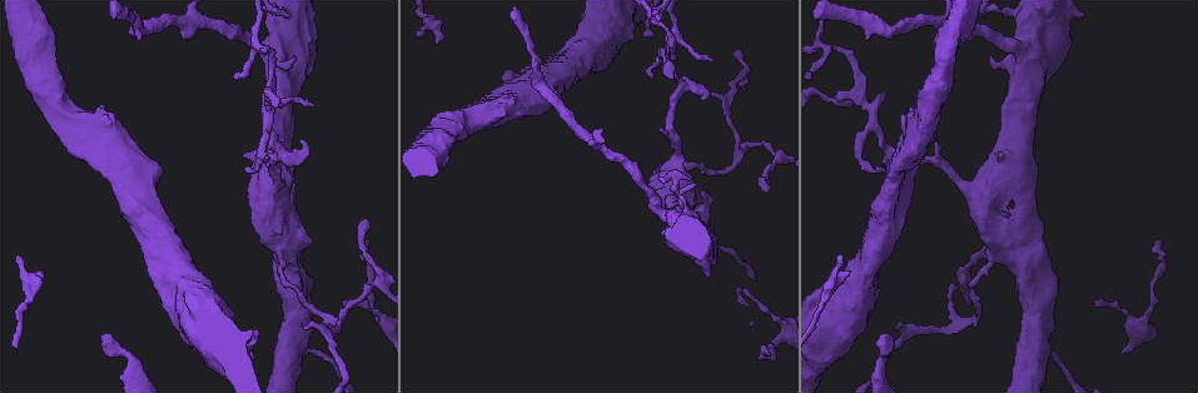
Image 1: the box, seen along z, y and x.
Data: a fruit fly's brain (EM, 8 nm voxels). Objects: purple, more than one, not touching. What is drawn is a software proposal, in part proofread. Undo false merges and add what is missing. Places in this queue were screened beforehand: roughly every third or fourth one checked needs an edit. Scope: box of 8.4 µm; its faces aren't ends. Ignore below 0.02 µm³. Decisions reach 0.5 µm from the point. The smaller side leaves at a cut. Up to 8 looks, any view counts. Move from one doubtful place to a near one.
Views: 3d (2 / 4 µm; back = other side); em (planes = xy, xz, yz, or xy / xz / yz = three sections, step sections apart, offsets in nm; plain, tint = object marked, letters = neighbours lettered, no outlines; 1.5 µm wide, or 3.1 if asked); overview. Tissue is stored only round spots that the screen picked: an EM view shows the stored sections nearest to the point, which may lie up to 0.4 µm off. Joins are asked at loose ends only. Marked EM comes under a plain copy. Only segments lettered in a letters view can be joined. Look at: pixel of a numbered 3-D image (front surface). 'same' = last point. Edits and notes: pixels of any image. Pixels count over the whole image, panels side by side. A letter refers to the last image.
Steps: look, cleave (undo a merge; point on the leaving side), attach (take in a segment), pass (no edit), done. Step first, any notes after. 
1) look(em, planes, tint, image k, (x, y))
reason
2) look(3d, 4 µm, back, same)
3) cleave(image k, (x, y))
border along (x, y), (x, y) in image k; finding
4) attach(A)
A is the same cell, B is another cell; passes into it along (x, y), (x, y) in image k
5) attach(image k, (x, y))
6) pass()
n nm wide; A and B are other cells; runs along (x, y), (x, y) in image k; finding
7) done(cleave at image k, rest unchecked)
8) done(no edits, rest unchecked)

look(em, yz, step 8, tint, image 1, (501, 79))
end of a long branch

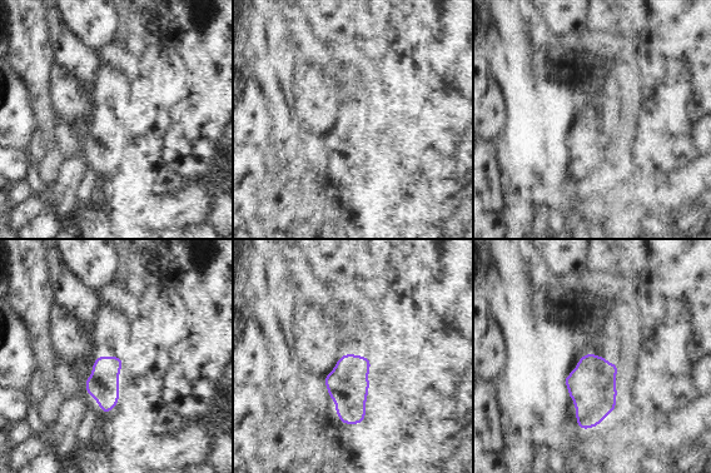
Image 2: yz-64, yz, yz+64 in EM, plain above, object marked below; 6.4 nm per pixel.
look(em, xy, step 8, letters, same)
another direction

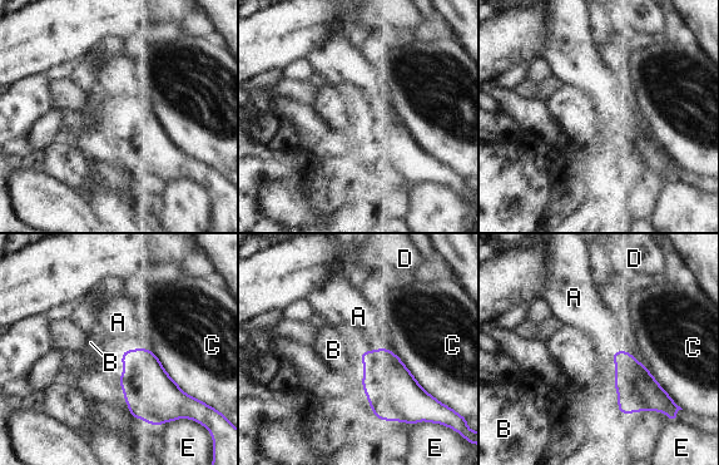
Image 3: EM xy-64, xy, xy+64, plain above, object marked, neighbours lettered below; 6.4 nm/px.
attach(A)
C touches over 500 nm; A is the same cell, B, C, D and E are other cells; passes into it along (388, 385), (376, 349), (358, 316) in image 3; the cell continues

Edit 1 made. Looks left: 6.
look(3d, 2 µm, image 1, (693, 185))
an open end

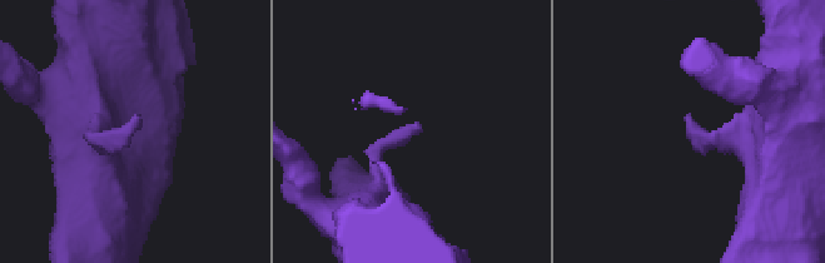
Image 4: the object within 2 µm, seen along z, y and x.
look(em, planes, letters, image 4, (418, 129))
now the EM

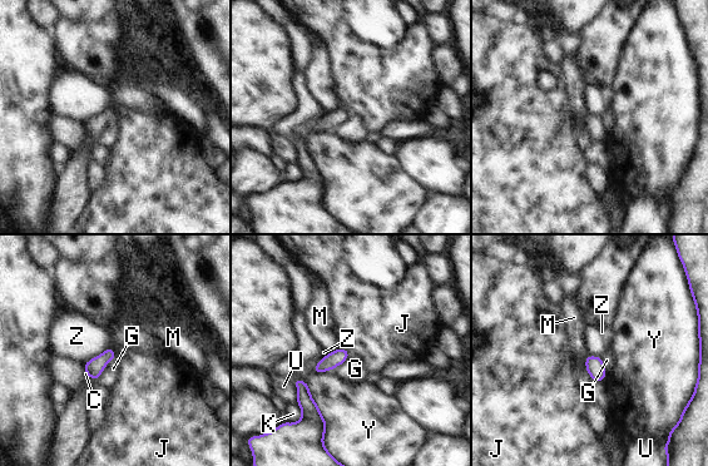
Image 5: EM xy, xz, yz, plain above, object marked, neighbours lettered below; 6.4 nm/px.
pass()
C, G, J, K, M, U, Y and Z are other cells; border along (115, 351), (113, 360) in image 5; none of them fits

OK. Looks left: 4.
look(em, yz, step 4, tint, image 1, (769, 355))
free end

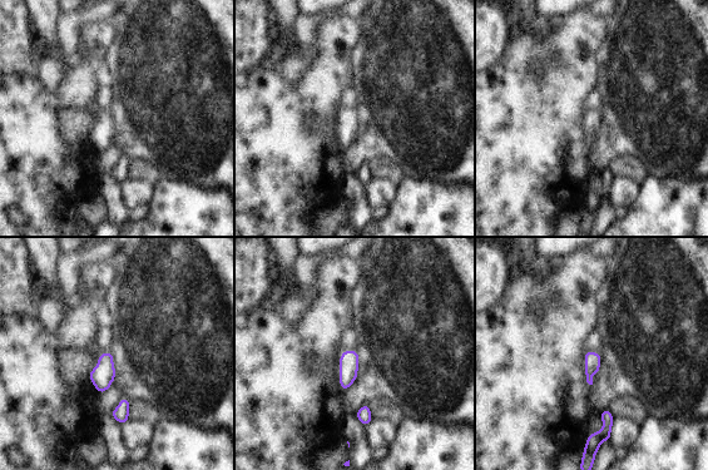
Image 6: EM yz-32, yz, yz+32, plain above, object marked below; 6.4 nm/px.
look(em, planes, tint, same)
cut it another way

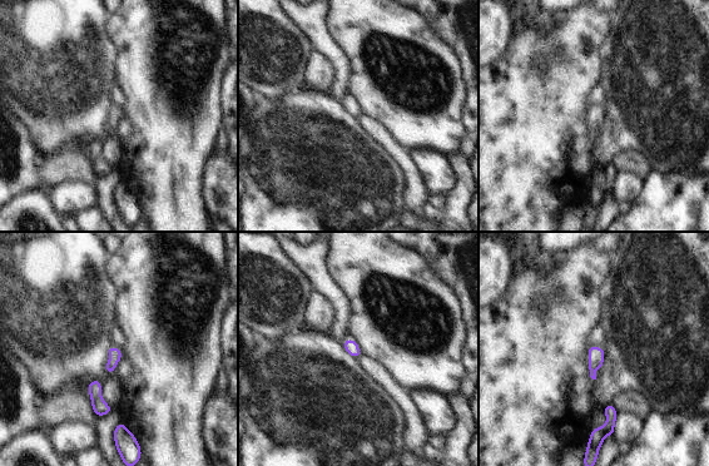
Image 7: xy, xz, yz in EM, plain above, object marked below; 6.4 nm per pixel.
look(em, planes, letters, same)

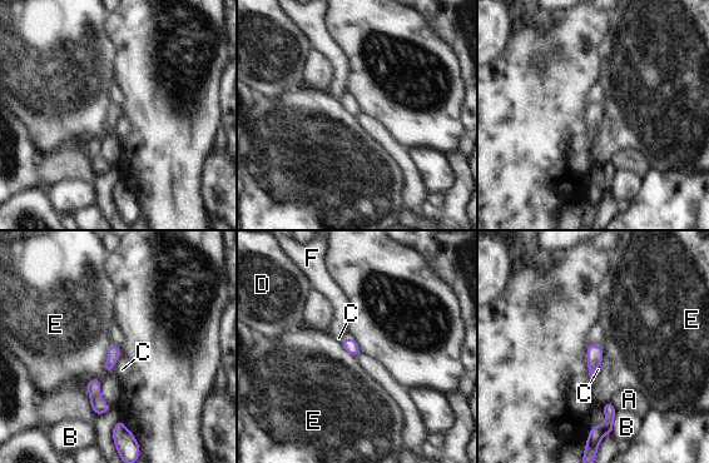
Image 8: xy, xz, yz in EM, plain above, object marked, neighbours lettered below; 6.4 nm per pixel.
pass()
A, B, C, D, E and F are other cells; border along (122, 354), (112, 369) in image 8; no lettered segment goes on from it

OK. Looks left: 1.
done(attach at image 3, rest unchecked)

